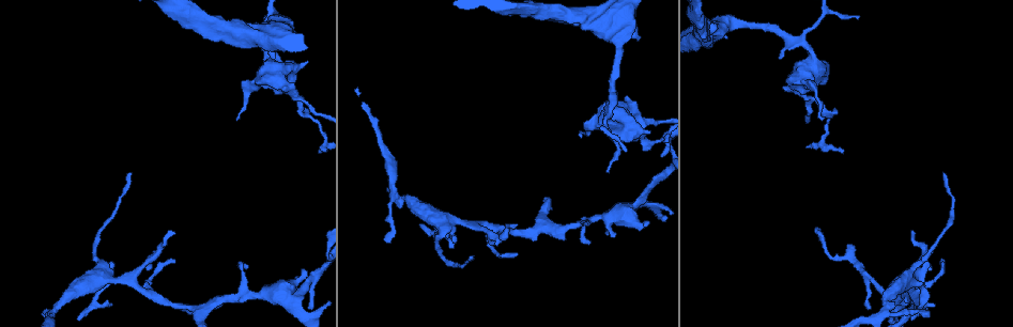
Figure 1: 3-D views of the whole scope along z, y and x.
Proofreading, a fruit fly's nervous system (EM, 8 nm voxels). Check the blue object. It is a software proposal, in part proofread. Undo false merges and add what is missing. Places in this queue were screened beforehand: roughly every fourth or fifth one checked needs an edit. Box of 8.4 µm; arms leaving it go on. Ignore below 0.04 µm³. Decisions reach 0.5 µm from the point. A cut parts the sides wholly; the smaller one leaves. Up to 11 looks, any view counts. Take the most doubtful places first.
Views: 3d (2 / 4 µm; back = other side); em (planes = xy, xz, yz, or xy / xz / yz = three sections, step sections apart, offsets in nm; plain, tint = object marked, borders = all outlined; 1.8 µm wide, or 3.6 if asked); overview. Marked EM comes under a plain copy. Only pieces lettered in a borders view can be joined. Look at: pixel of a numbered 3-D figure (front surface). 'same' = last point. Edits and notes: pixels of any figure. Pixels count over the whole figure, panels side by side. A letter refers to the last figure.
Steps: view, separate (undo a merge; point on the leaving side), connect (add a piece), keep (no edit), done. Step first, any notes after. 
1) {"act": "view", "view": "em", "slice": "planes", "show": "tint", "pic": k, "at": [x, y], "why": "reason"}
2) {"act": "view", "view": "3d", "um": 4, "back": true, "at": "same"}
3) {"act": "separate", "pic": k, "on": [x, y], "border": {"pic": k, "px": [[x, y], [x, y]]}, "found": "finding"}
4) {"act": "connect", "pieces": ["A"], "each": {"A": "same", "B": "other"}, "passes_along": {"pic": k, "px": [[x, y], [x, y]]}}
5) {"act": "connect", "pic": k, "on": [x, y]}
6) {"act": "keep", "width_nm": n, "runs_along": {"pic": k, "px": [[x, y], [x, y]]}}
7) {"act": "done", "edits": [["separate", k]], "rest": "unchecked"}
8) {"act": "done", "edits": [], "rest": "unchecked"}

{"act": "view", "view": "3d", "um": 4, "pic": 1, "at": [811, 59]}

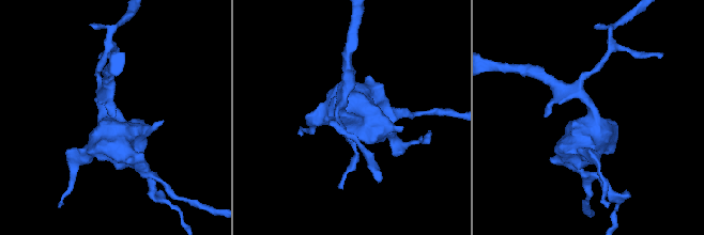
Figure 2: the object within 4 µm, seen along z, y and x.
{"act": "view", "view": "em", "slice": "planes", "show": "tint", "pic": 2, "at": [109, 116]}

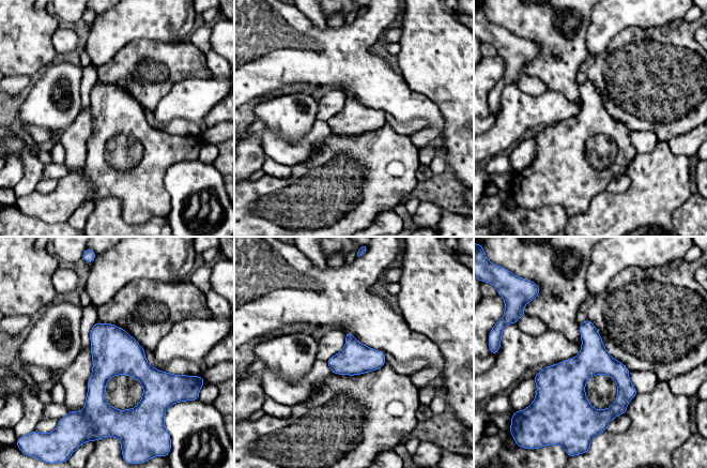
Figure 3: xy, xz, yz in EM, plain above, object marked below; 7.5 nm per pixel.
{"act": "view", "view": "em", "slice": "planes", "show": "borders", "at": "same"}

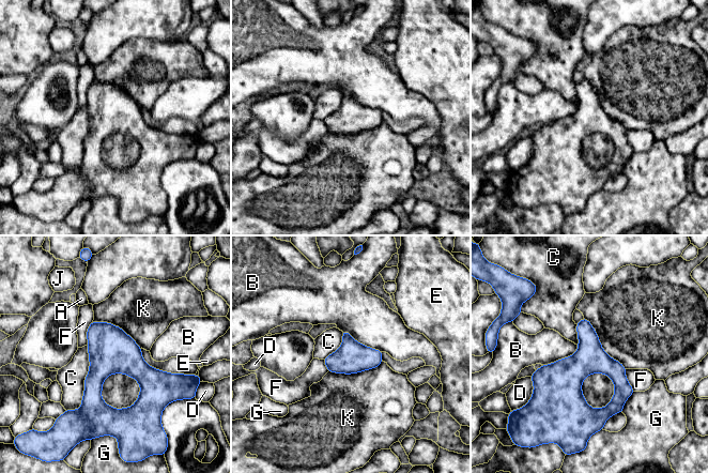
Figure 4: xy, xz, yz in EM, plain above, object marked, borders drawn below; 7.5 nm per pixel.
{"act": "keep", "each": {"A": "other", "B": "other", "C": "other", "D": "other", "E": "other", "F": "other", "G": "other", "J": "other", "K": "other"}, "border": {"pic": 4, "px": [[341, 330], [362, 344], [382, 351]]}, "found": "one neuron here"}

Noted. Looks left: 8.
{"act": "view", "view": "em", "slice": "planes", "show": "borders", "pic": 1, "at": [912, 234], "why": "thin end"}

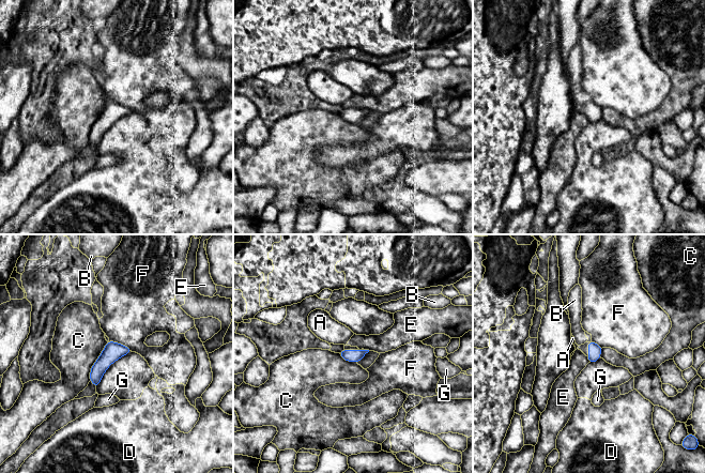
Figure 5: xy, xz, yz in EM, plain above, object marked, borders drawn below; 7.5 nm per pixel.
{"act": "keep", "width_nm": 100, "each": {"A": "other", "B": "other", "C": "other", "D": "other", "E": "other", "F": "other", "G": "other"}, "border": {"pic": 5, "px": [[586, 356], [589, 362]]}, "found": "none of them fits"}

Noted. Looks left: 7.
{"act": "view", "view": "em", "slice": "xz", "step": 16, "show": "borders", "pic": 1, "at": [644, 227], "why": "branch stops here"}

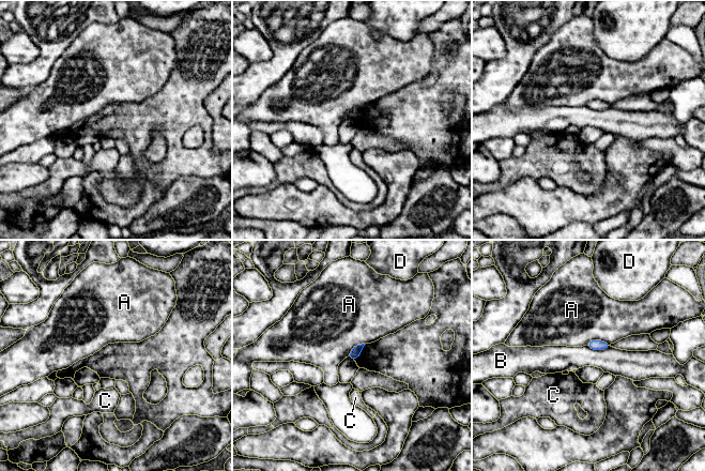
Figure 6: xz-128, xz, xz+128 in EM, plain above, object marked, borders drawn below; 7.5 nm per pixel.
{"act": "view", "view": "em", "slice": "planes", "show": "borders", "at": "same", "why": "cut it another way"}

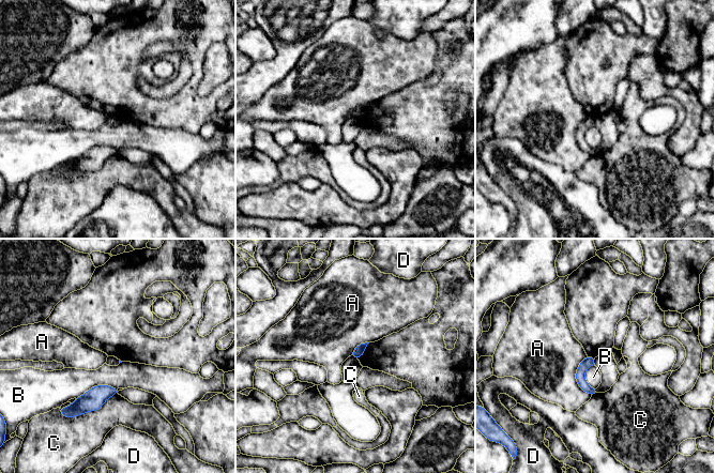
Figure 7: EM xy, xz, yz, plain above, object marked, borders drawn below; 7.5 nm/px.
{"act": "keep", "each": {"A": "other", "B": "other", "C": "other", "D": "other"}, "found": "none of them fits"}

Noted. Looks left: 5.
{"act": "done", "edits": [], "rest": "unchecked"}

